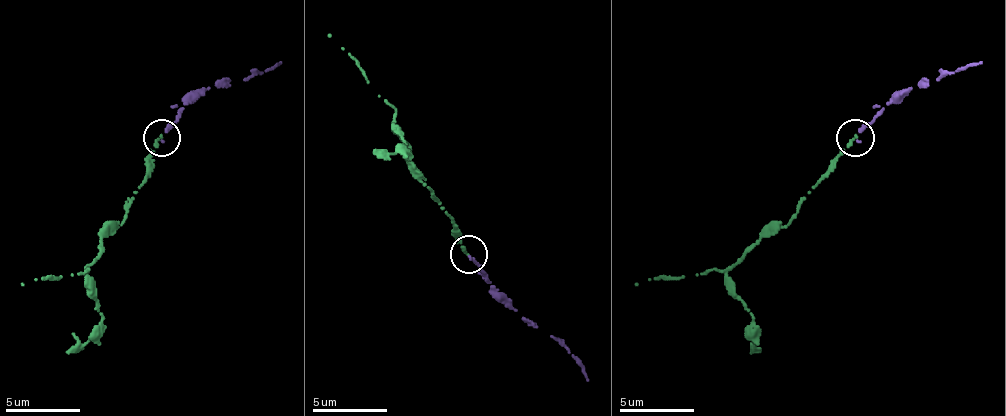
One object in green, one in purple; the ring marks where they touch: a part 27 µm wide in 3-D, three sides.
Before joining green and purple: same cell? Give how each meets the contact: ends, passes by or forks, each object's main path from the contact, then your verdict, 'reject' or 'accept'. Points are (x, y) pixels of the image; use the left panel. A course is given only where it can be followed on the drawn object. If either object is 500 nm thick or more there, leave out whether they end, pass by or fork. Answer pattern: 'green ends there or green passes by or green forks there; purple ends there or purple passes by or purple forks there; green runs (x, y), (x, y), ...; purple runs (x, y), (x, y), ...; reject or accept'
green ends there; purple ends there; green runs (160, 137), (153, 170), (127, 219), (101, 241), (101, 252), (86, 267), (90, 271), (23, 286); purple runs (160, 140), (175, 114), (201, 92), (246, 81), (279, 62); reject

